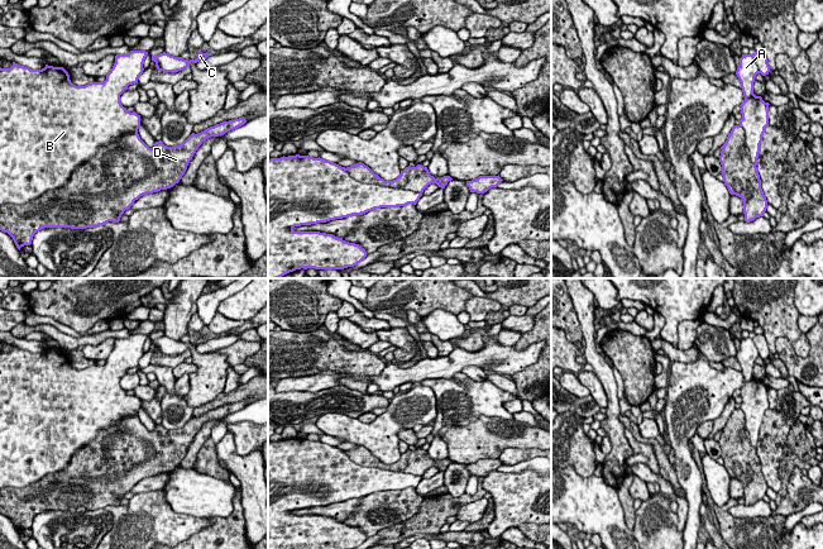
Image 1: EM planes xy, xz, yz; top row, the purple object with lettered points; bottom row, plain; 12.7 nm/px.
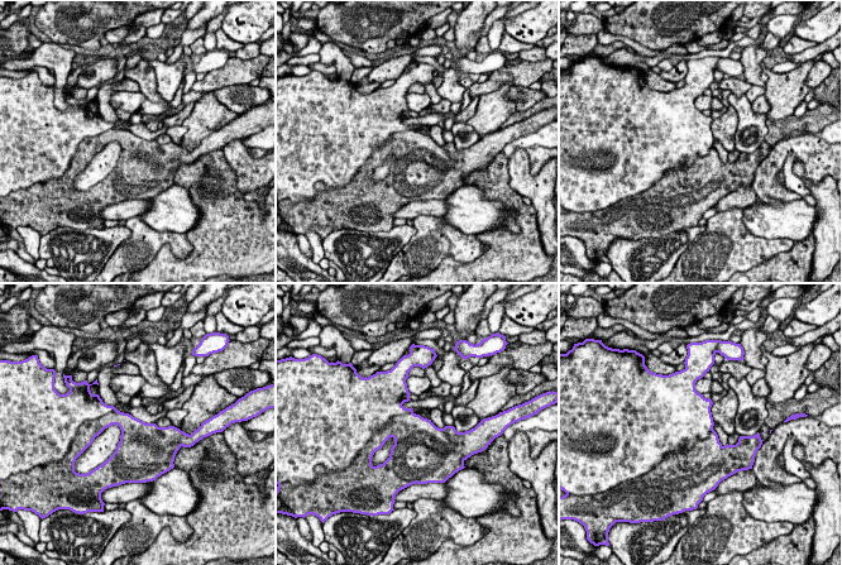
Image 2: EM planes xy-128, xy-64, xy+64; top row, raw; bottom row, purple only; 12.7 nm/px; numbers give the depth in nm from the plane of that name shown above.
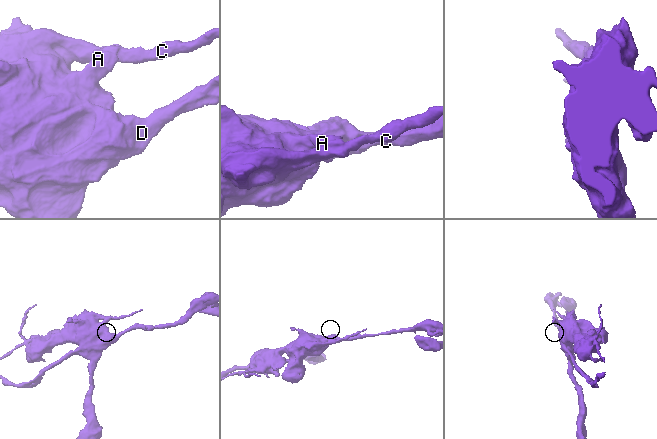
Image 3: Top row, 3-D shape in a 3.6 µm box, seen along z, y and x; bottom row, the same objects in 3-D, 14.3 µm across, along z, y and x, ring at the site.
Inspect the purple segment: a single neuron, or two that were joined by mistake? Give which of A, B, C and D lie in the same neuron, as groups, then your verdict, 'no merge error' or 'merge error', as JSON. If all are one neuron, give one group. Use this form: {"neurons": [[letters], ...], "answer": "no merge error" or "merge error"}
{"neurons": [["A", "B", "C"], ["D"]], "answer": "merge error"}

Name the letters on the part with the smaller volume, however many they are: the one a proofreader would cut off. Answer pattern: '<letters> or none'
D

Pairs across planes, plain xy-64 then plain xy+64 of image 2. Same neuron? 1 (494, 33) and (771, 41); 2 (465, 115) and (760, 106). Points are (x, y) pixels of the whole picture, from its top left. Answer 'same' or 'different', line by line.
1: different
2: same

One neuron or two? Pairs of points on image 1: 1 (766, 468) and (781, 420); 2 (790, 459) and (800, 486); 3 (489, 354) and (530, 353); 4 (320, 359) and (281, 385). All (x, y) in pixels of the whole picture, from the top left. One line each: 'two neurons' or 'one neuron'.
1: one neuron
2: two neurons
3: one neuron
4: two neurons

